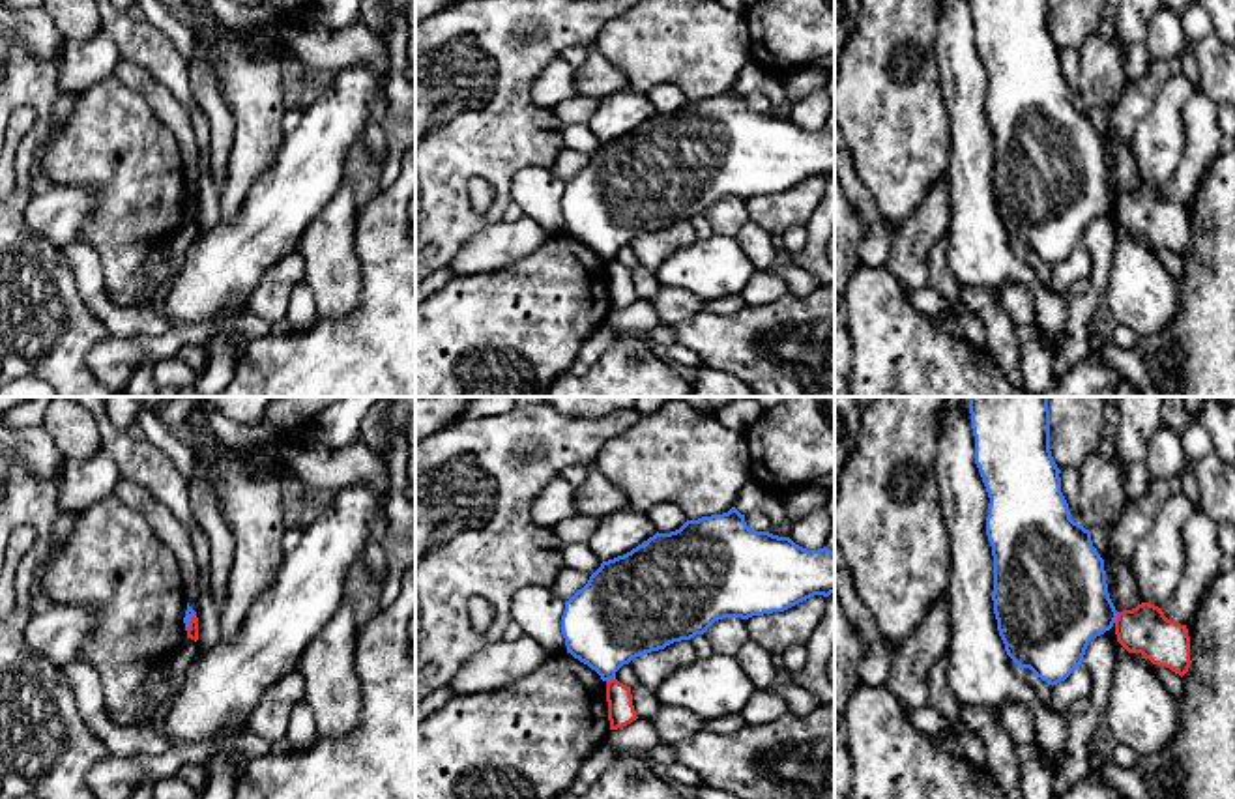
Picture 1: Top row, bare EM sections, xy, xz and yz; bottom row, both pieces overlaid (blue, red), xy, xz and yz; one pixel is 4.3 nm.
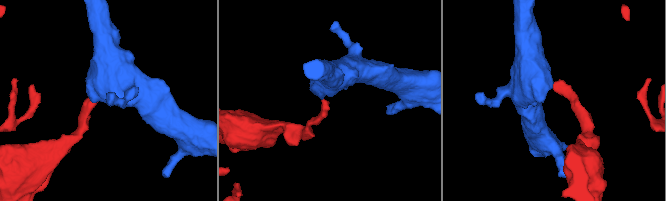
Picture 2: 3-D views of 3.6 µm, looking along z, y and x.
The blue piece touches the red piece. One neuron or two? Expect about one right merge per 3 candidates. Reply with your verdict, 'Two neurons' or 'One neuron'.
Two neurons

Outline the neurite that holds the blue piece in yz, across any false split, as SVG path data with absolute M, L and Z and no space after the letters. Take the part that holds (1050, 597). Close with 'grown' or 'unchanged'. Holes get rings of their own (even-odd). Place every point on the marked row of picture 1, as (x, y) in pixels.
M969 397L975 464L990 503L986 535L994 556L994 614L1007 655L1050 685L1083 662L1089 642L1110 631L1117 610L1091 531L1070 518L1061 470L1050 451L1048 397Z | unchanged

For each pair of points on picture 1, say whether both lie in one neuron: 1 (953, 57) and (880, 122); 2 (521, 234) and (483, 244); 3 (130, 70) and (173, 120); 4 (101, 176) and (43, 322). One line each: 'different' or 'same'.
1: different
2: same
3: same
4: different

